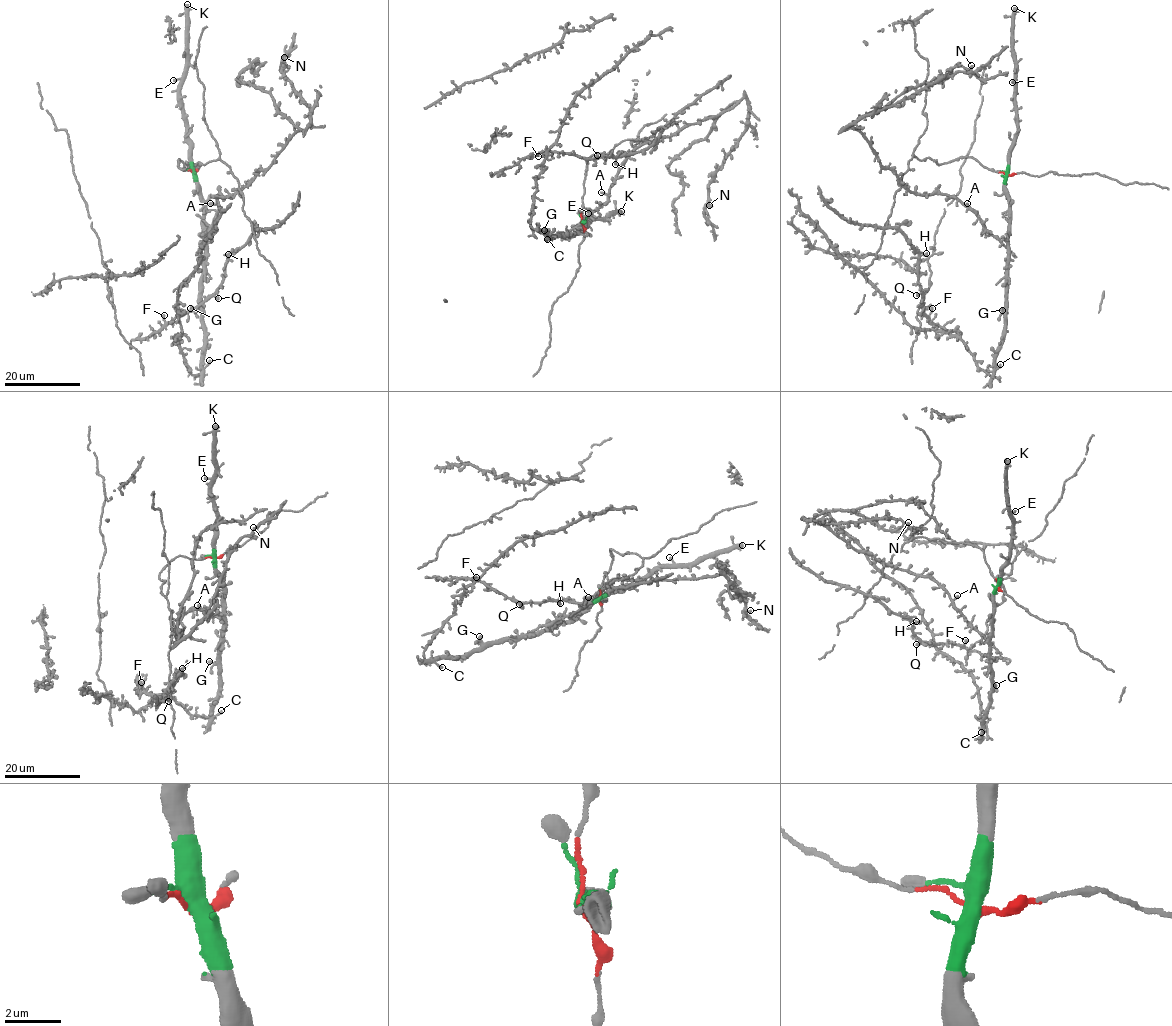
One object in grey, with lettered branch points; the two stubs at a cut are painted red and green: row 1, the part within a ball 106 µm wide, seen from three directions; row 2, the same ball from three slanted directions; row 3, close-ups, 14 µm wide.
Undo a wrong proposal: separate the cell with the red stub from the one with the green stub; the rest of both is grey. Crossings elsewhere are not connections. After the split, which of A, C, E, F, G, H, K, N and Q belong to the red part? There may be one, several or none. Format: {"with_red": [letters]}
{"with_red": ["A", "F", "H", "N", "Q"]}

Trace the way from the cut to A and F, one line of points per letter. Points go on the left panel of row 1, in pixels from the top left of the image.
A: (192, 172), (177, 159), (178, 167), (185, 168), (220, 159), (237, 179), (241, 189), (209, 203)
F: (192, 172), (177, 159), (185, 168), (226, 163), (258, 233), (230, 253), (217, 290), (170, 321), (164, 315)

